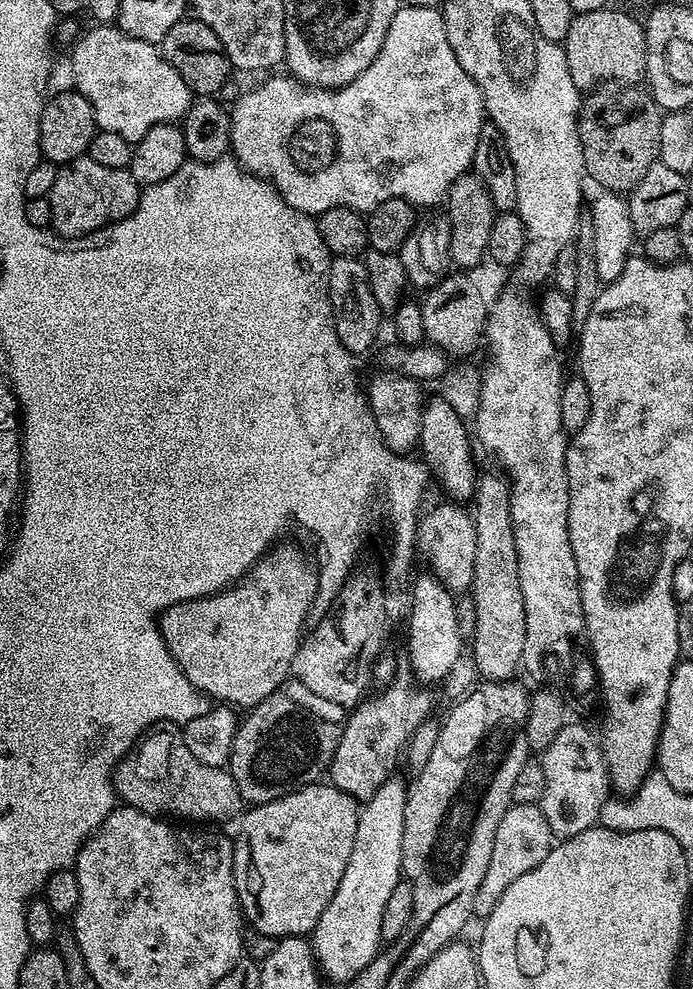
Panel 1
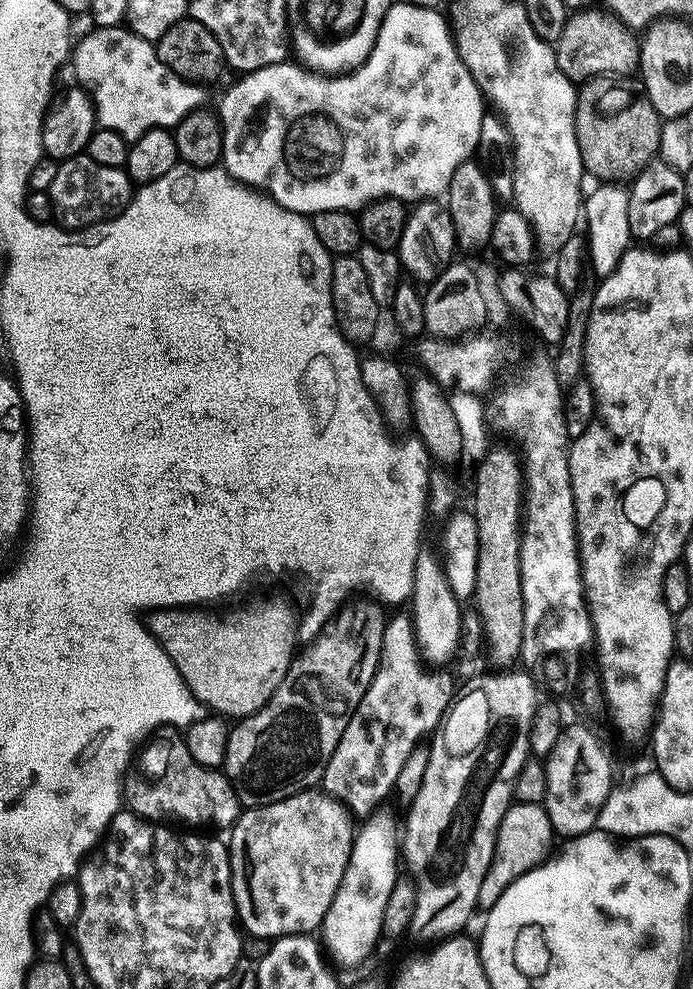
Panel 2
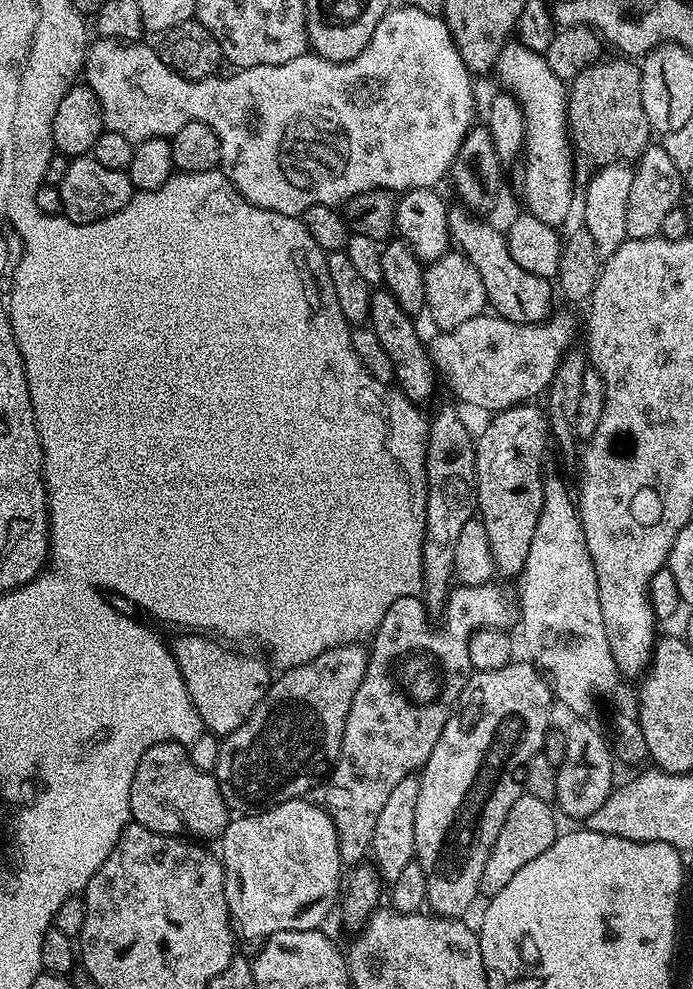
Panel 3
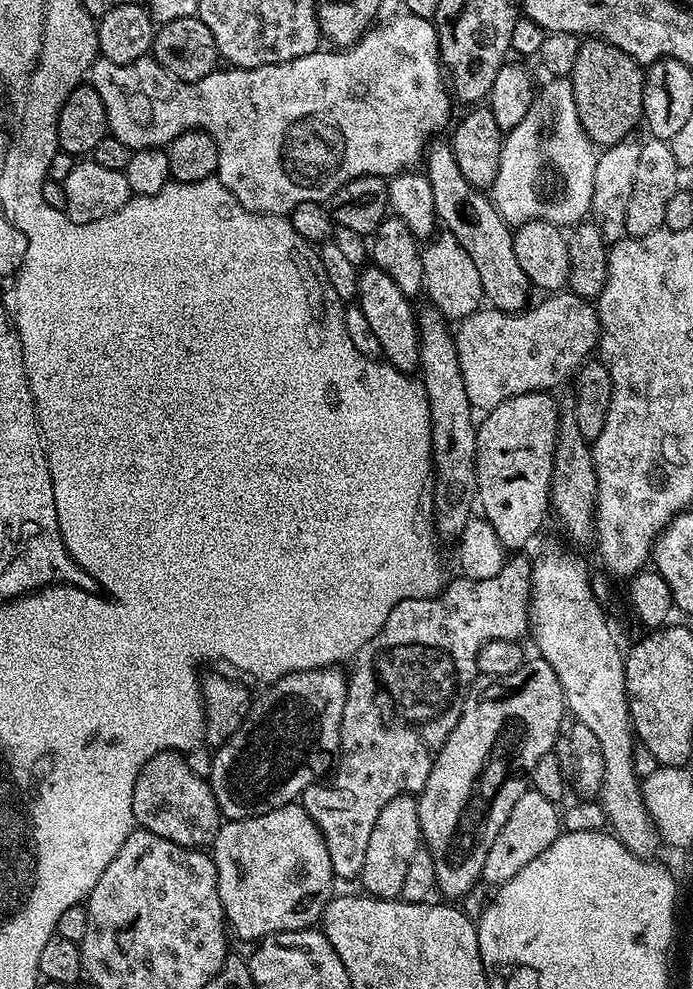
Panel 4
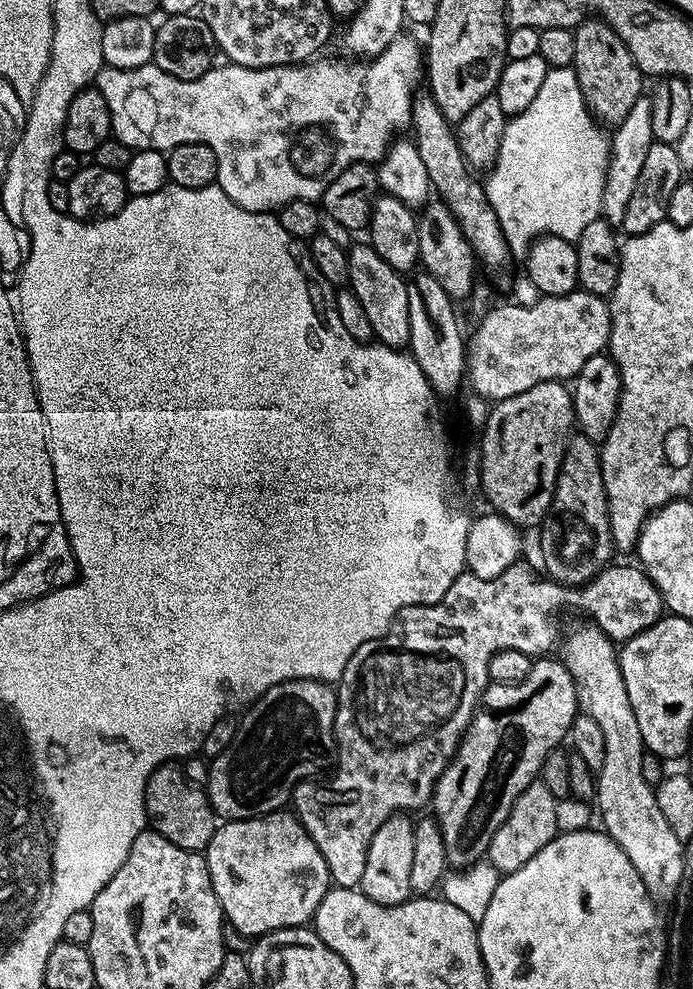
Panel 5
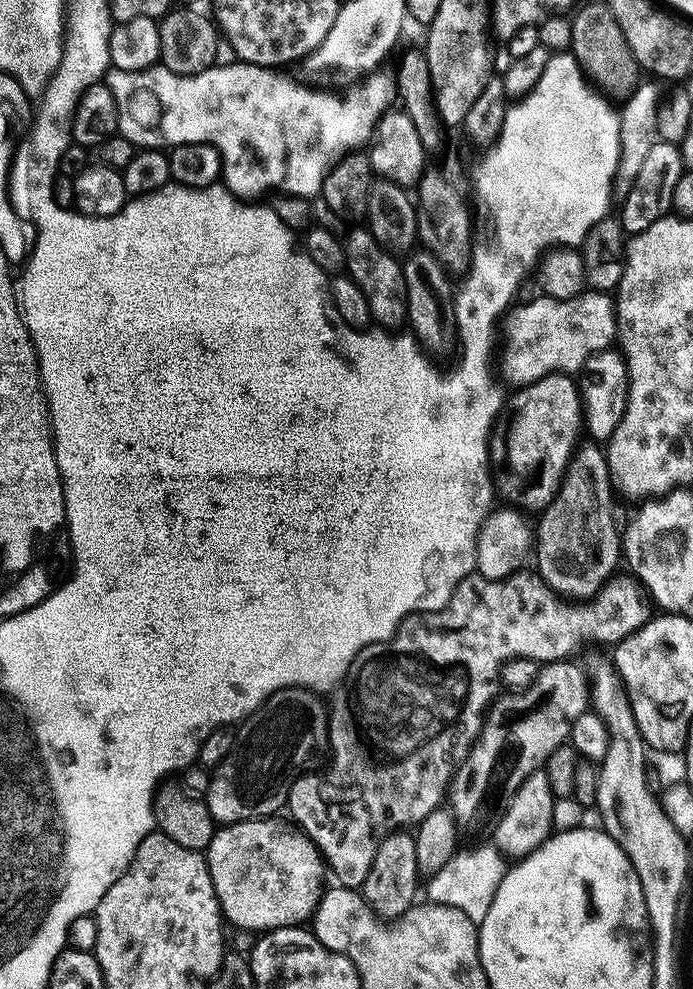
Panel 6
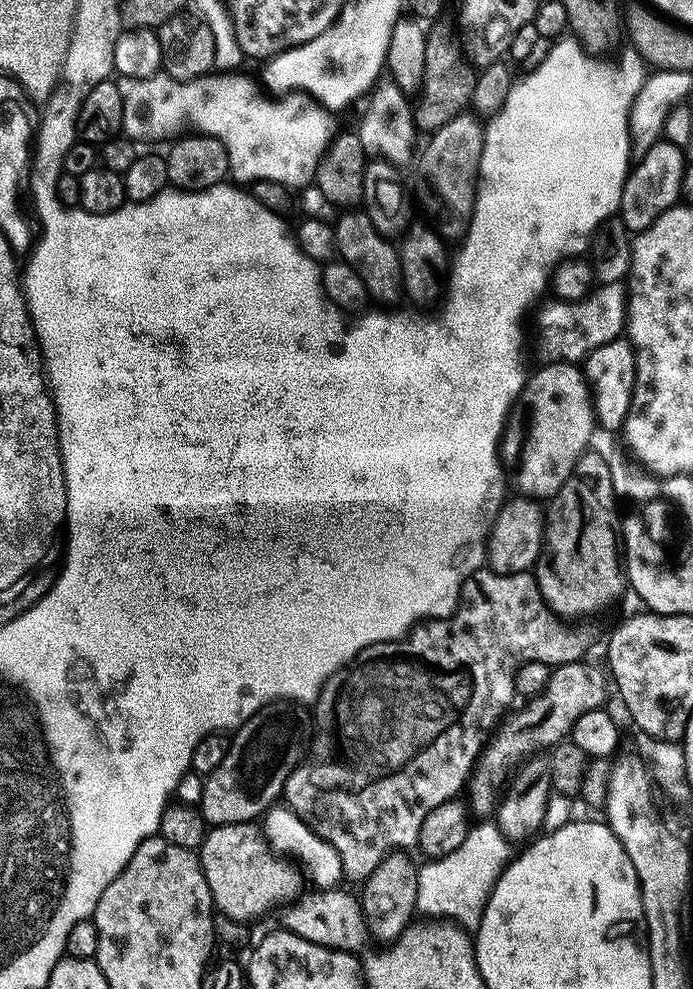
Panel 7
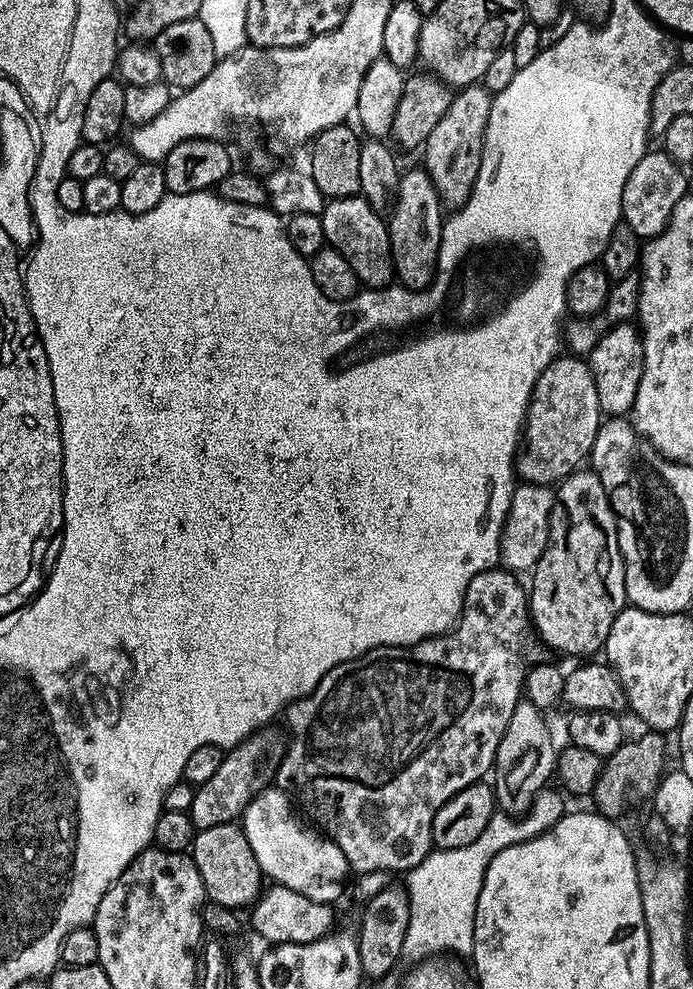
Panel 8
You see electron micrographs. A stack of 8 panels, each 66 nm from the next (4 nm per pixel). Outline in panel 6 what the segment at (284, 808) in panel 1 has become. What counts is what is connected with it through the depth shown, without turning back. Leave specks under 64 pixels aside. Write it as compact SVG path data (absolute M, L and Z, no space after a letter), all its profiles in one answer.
M261 818L217 827L206 849L210 878L214 882L223 919L240 928L249 928L255 934L307 921L320 903L322 889L325 887L323 872L326 872L326 868L316 845L302 834L294 836L283 832L272 822L271 819Z

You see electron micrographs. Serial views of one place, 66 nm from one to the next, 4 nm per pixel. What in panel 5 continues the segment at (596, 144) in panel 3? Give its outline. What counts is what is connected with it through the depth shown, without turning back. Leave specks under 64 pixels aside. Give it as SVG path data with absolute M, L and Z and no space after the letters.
M583 20L572 32L571 67L576 69L578 86L593 117L599 118L605 125L615 126L622 123L626 114L630 114L630 106L641 99L643 92L640 91L646 83L645 77L634 62L630 50L626 50L626 42L622 42L622 38L614 34L614 30L605 20Z

